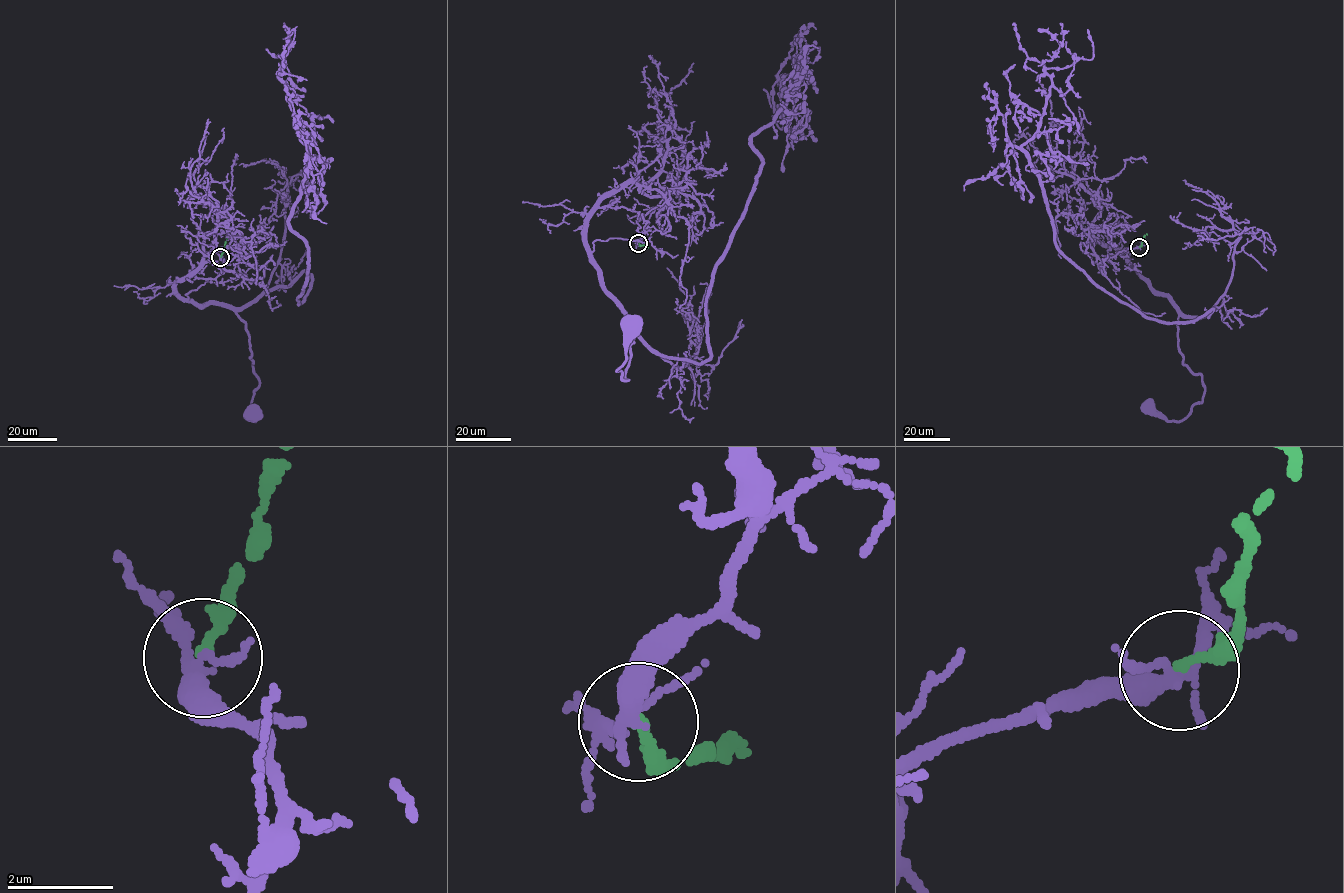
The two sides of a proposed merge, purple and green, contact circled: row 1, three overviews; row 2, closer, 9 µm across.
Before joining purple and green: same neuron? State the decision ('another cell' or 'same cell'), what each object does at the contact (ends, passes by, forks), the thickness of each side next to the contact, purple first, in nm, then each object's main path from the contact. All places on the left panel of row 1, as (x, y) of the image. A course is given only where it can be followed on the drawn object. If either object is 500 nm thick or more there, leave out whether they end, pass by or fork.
another cell; purple forks there; green ends there; 280 nm thick on the purple side, 180 nm on the other; purple runs (220, 257), (223, 273), (175, 286), (245, 323), (259, 382), (255, 412); green runs (220, 257), (227, 239)

